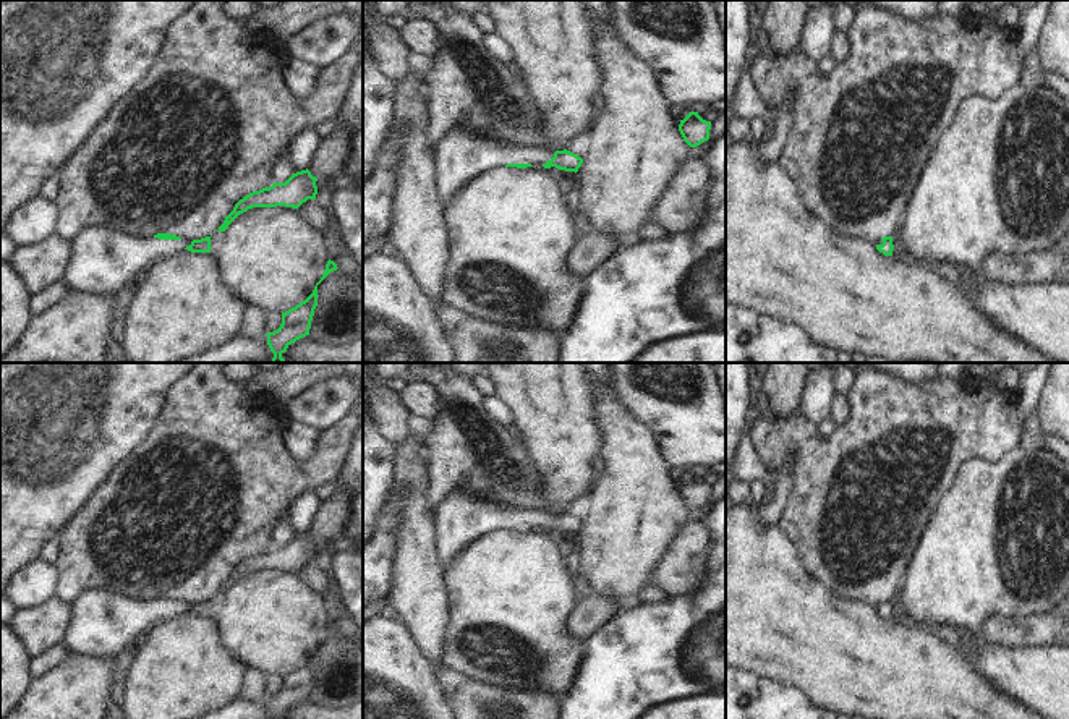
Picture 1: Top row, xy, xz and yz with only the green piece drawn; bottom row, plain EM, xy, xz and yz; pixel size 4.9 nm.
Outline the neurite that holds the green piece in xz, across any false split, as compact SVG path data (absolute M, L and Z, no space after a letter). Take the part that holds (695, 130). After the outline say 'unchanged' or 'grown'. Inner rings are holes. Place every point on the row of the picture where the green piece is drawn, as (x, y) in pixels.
M690 112L680 120L679 131L690 147L696 147L709 139L711 121L703 120L698 112Z | unchanged

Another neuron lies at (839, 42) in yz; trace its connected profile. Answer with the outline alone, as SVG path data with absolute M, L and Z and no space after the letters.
M836 31L831 37L831 55L842 62L850 52L850 40L847 31Z

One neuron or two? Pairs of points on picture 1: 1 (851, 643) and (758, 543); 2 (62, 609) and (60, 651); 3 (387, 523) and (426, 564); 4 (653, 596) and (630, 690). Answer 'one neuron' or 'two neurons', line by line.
1: one neuron
2: two neurons
3: two neurons
4: two neurons

